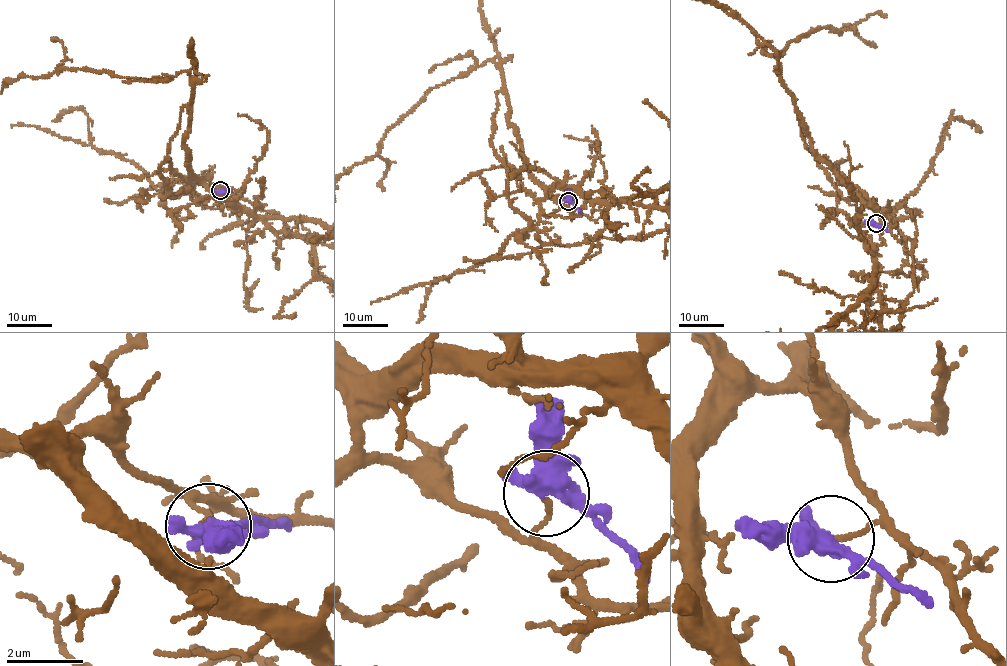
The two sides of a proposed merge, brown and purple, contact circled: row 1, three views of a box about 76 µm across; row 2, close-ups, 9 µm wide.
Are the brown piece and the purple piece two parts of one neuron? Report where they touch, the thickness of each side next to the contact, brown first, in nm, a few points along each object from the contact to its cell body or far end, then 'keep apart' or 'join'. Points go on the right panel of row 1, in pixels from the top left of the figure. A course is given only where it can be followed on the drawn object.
(876, 223) | 110/380 nm | brown via (876, 223), (877, 210), (811, 144), (777, 56), (787, 42), (820, 27), (848, 27), (876, 47) | purple via (876, 223), (888, 232) | keep apart

